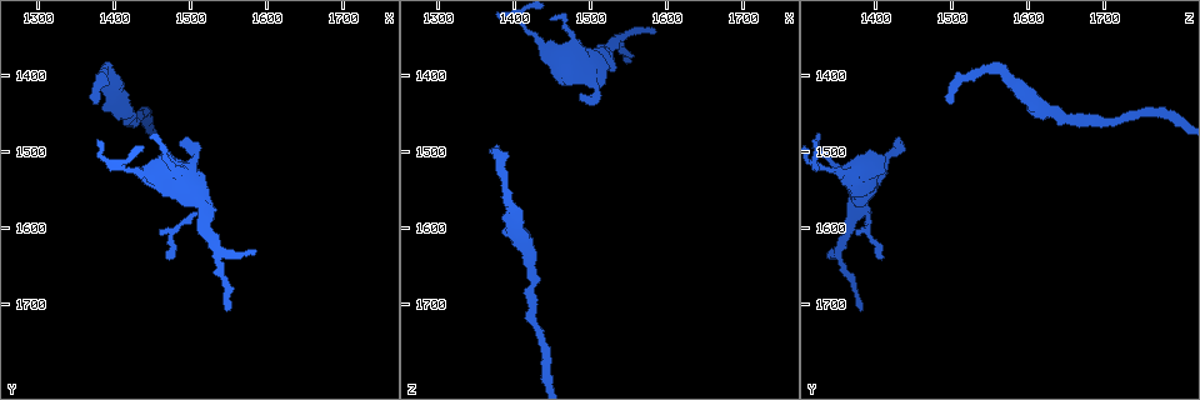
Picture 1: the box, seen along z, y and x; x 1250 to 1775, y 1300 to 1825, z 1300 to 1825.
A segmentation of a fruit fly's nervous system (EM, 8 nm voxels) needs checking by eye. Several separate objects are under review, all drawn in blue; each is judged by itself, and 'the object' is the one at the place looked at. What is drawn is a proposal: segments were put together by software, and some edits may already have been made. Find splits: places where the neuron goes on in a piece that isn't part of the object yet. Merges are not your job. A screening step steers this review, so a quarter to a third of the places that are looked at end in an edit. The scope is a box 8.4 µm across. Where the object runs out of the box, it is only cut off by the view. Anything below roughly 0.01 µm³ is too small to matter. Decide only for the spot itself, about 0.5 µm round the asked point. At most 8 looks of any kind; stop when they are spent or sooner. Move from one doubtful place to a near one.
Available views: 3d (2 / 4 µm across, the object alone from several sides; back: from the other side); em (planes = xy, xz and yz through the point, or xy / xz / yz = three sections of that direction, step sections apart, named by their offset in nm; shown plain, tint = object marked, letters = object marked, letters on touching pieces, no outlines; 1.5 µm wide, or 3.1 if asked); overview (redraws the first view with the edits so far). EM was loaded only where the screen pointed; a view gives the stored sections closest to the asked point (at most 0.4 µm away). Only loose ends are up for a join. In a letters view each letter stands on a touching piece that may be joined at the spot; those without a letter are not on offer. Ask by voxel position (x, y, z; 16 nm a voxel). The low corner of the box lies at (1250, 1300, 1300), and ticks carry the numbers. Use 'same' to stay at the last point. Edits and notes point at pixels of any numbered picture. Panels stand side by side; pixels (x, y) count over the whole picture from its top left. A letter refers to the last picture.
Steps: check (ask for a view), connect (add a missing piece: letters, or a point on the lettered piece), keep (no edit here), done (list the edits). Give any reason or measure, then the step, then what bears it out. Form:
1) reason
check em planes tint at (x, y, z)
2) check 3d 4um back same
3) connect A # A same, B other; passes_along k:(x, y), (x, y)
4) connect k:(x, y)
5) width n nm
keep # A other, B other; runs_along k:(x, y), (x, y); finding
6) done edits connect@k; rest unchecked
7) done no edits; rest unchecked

free end
check em planes letters at (1580, 1625, 1340)

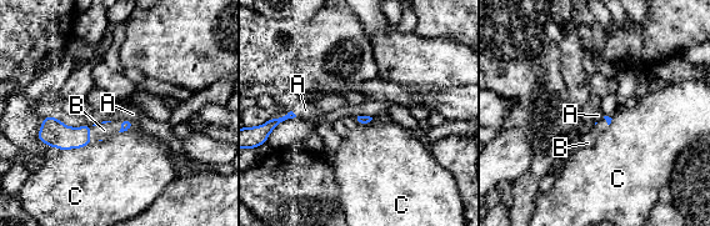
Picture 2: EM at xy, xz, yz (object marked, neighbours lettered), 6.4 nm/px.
connect B # A other, B same, C other; it goes on there

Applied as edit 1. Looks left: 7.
redraw
check overview

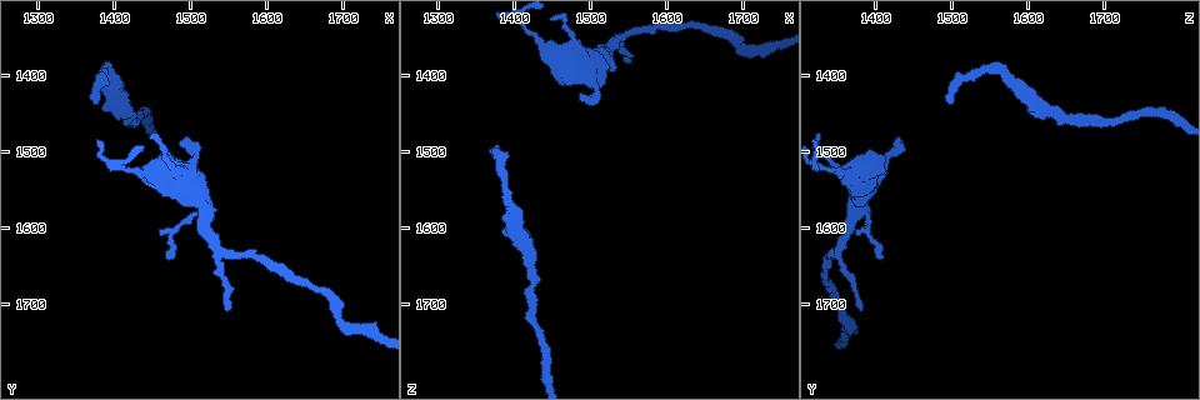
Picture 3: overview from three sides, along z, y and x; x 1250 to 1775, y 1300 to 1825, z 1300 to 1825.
tapers out
check em planes letters at (1475, 1640, 1410)

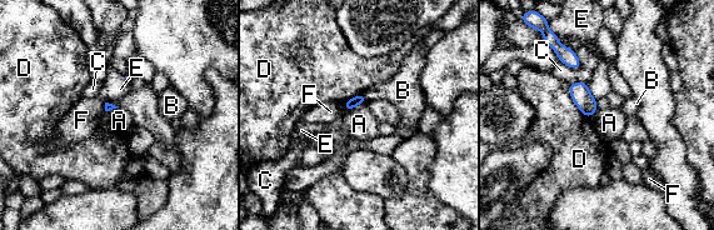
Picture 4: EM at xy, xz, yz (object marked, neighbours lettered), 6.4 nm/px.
keep # A other, B other, C other, D other, E other, F other; border 4:(365, 101), (345, 110); none of them fits

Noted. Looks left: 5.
done edits connect@2; rest unchecked

